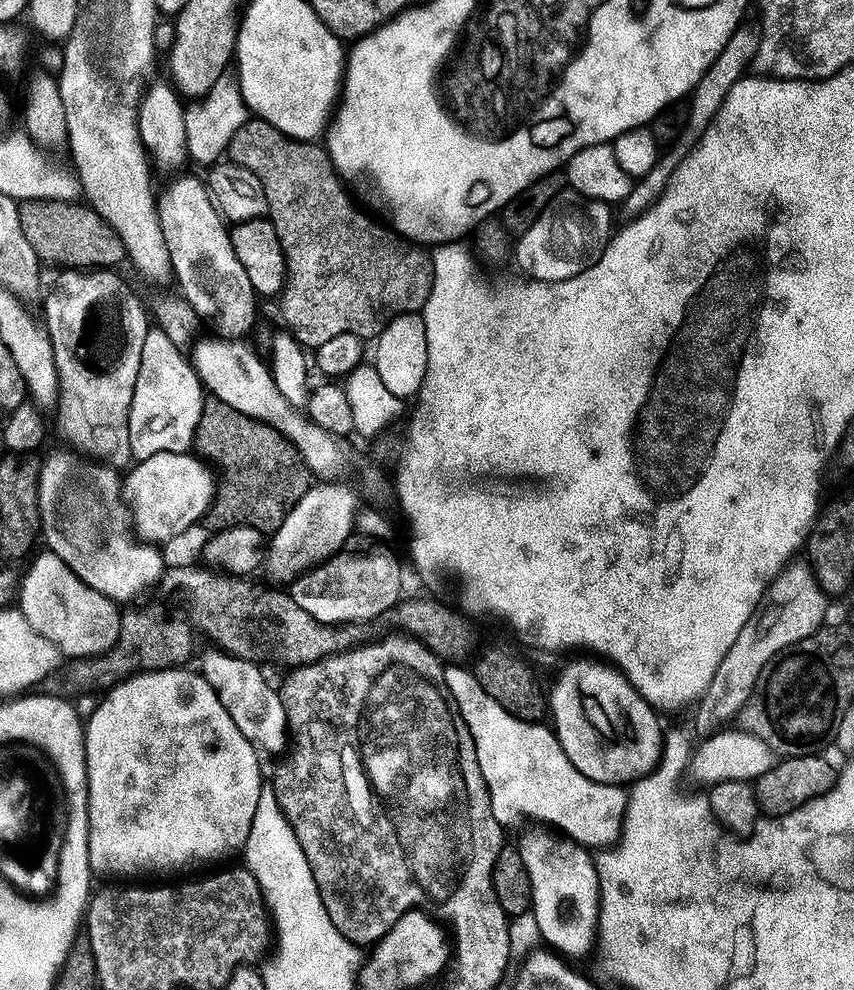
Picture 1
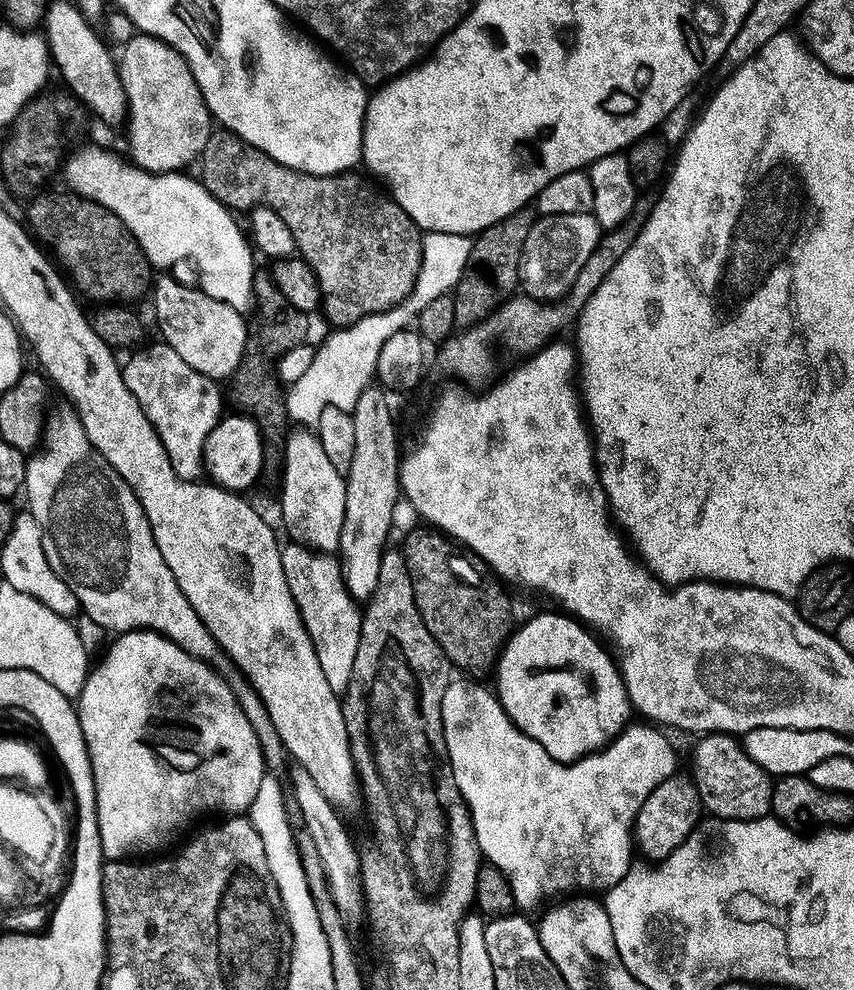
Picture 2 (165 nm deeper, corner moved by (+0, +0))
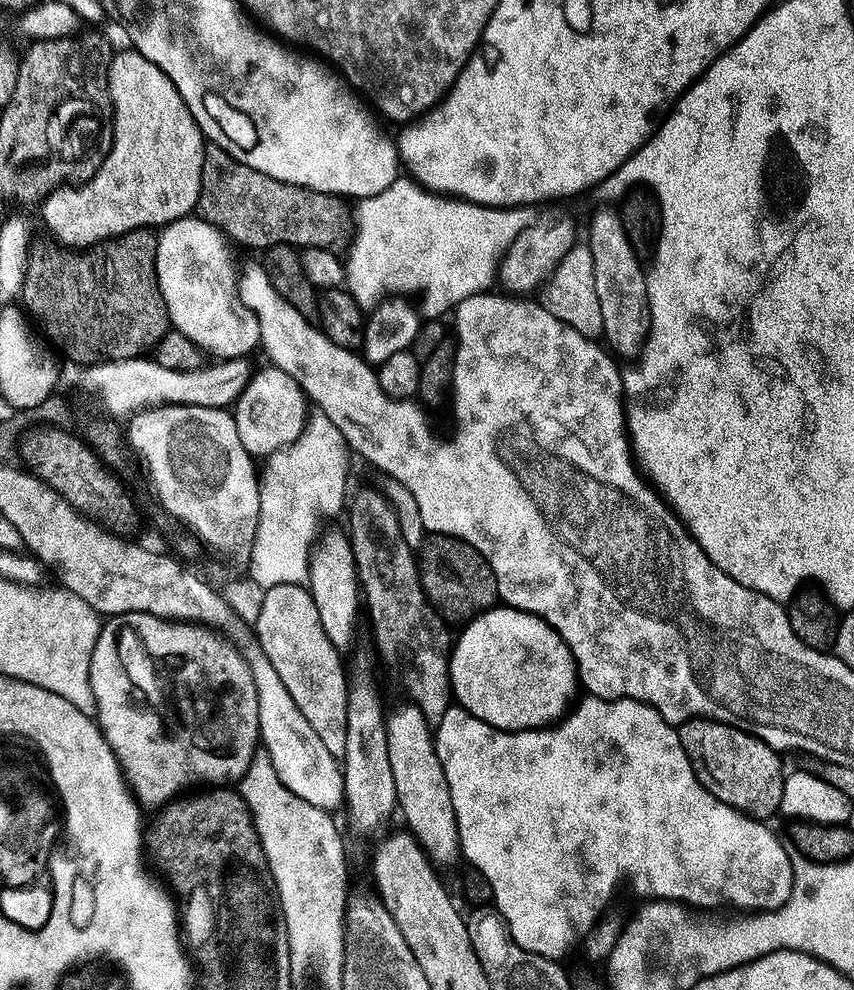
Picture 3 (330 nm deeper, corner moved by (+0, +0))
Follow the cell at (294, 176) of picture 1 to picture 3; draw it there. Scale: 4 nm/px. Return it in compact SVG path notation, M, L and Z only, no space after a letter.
M208 142L204 145L198 215L207 224L219 228L229 241L237 240L240 244L264 244L263 246L290 244L304 248L331 249L335 240L344 232L344 204L345 201L339 196L270 178L270 174L262 174L238 162L233 156L226 154L226 150L219 144Z

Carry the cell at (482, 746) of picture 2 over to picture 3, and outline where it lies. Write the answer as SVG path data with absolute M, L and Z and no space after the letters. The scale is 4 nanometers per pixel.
M585 695L575 701L571 711L559 722L546 728L527 728L524 732L503 732L500 728L474 718L464 708L449 706L446 714L442 714L442 718L435 725L434 739L436 753L450 786L450 798L454 802L463 859L468 860L471 867L477 868L486 878L486 882L490 882L495 911L507 924L512 941L522 946L522 950L539 956L560 958L576 939L577 943L593 931L597 921L609 911L608 903L623 876L632 883L632 888L638 895L648 896L644 898L663 898L690 908L696 906L700 908L698 910L712 910L708 908L720 908L725 904L726 907L736 908L732 910L739 910L744 914L769 912L782 906L790 898L792 857L785 841L780 841L768 829L767 823L726 806L726 802L707 792L698 782L692 763L688 761L679 731L673 725L667 724L662 714L658 714L658 710L640 700L603 700L597 696Z

